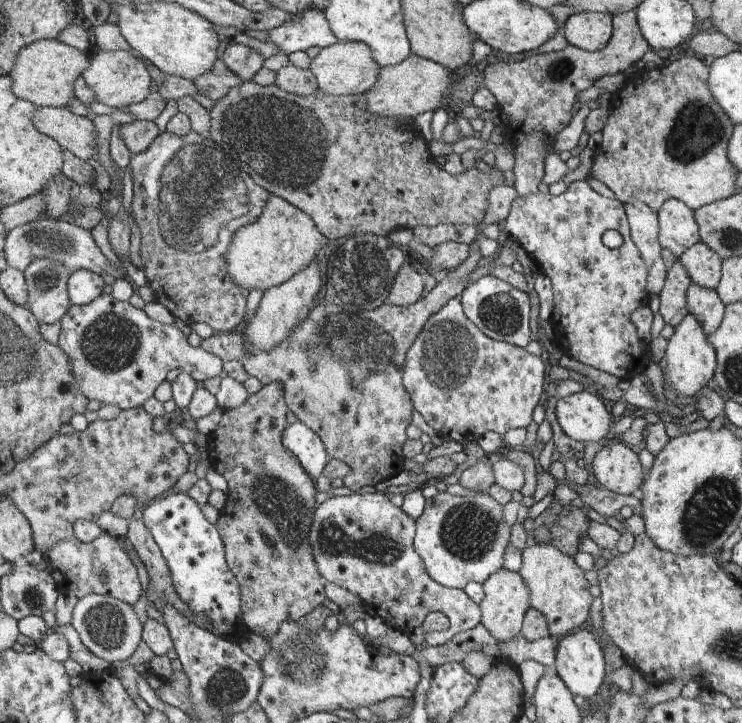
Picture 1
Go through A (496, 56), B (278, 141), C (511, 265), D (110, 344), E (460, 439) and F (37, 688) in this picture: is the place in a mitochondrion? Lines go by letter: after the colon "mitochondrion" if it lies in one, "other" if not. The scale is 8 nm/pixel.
A: other
B: mitochondrion
C: other
D: mitochondrion
E: other
F: other

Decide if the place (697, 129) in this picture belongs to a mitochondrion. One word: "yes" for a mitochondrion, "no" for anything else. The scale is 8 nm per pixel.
yes

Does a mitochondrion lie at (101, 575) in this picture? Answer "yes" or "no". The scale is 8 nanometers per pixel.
yes

